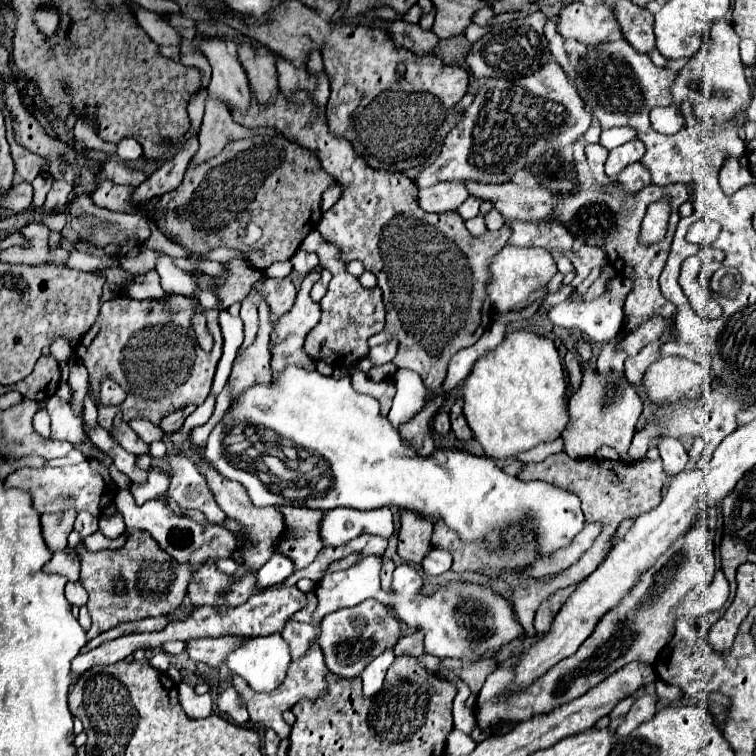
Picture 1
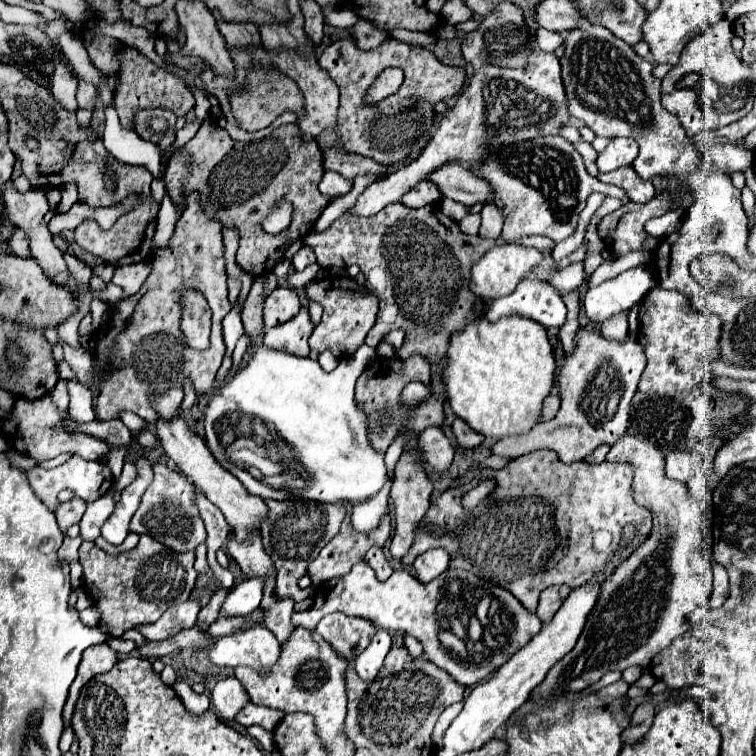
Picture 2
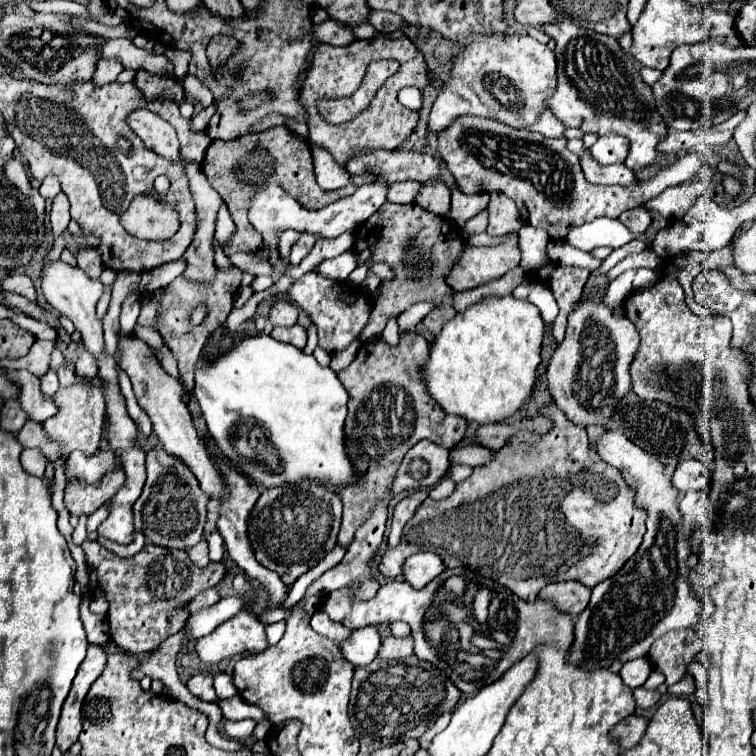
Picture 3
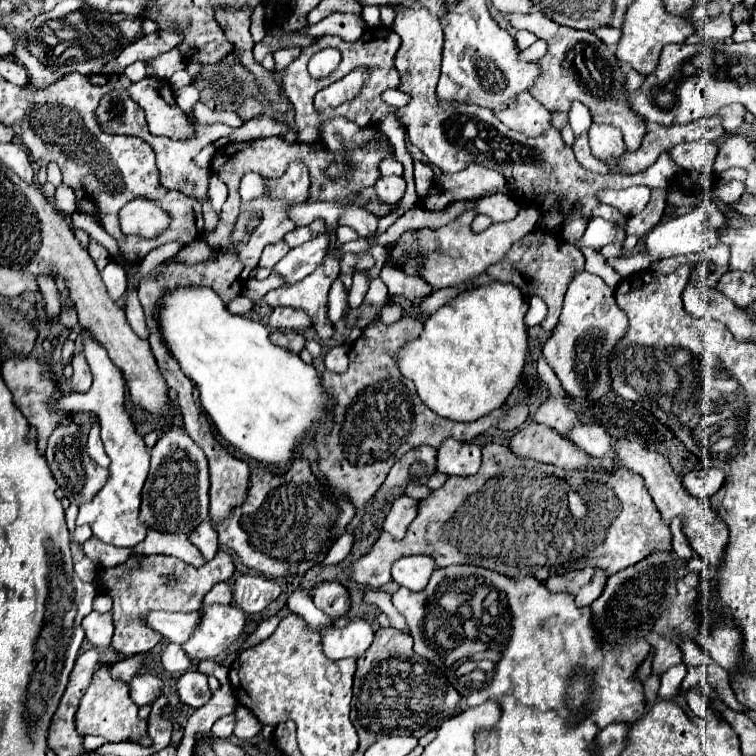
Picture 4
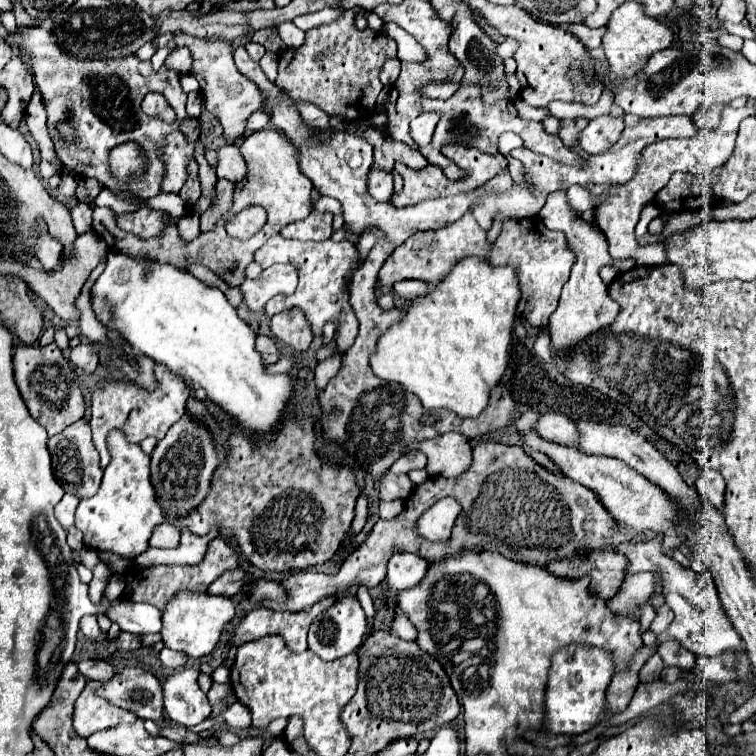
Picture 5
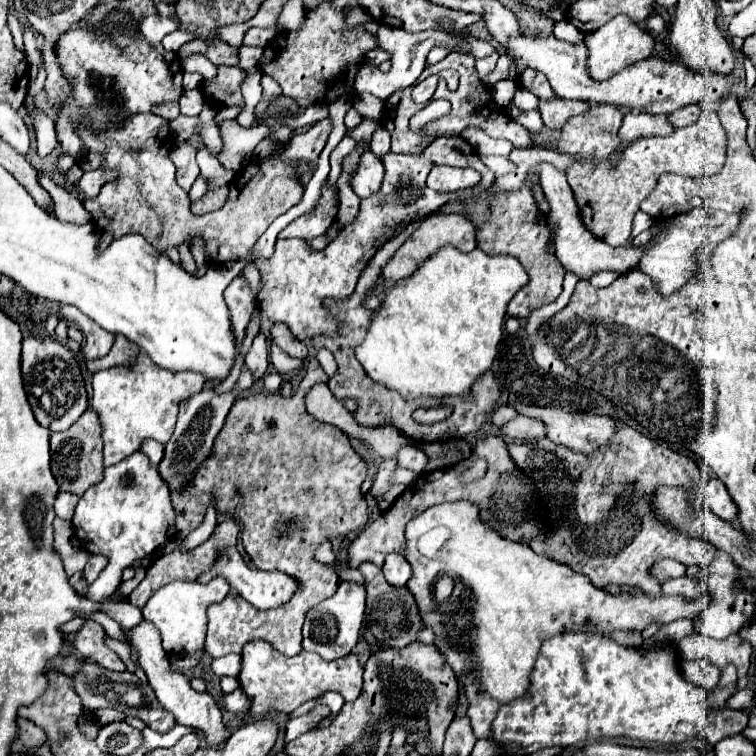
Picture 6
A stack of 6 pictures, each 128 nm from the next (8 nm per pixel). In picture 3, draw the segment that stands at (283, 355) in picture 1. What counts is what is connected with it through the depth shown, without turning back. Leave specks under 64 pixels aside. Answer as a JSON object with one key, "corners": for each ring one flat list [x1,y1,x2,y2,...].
{"corners":[[294,324,294,326,288,326,288,328,282,328,282,326,276,326,272,328,270,336,278,342,286,342,286,344,292,344,300,350,304,350,306,346,306,328,302,328,300,324]]}

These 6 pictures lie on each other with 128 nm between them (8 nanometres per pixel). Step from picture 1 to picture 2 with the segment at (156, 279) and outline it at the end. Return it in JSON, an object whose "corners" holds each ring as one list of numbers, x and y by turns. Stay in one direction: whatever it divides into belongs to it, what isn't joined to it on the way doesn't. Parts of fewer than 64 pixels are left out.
{"corners":[[108,284,108,288,103,290,102,292,93,292,95,297,101,297,102,299,111,299,111,305,114,305,122,296,123,290,120,286,116,286,115,284]]}

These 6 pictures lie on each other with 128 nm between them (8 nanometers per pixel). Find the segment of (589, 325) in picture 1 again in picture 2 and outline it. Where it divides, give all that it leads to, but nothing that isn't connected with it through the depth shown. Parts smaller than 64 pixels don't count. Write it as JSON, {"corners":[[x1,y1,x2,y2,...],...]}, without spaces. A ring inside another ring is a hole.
{"corners":[[636,266,612,280,602,282,596,288,590,288,582,306,588,320,596,330,610,320,614,314,628,310,632,304,644,298,656,286,656,272,650,266],[526,278,516,286,512,296,496,298,486,312,490,322,500,320,502,316,522,316,536,320,546,328,560,328,566,322,566,306,560,298,554,298,556,290,550,284,544,284,536,278]]}

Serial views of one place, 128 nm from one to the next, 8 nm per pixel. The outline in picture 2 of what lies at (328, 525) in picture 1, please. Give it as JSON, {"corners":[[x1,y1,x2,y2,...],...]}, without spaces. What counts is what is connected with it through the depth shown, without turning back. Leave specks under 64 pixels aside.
{"corners":[[380,492,380,496,374,496,372,500,352,504,350,506,350,526,354,532,370,532,380,526,384,514,388,510,388,492]]}

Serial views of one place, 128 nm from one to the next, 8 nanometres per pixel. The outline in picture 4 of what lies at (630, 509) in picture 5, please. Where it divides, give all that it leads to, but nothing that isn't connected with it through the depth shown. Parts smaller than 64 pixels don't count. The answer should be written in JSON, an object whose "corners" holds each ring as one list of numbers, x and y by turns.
{"corners":[[530,422,510,436,510,450,518,458,532,458,538,462,554,464,564,470,578,470,584,466,612,468,612,460,596,460,582,452,568,438,562,438,554,428,546,424]]}

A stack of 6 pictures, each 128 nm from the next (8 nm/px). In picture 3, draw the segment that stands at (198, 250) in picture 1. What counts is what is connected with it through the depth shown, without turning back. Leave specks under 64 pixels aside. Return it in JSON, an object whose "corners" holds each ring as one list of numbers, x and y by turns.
{"corners":[[274,126,260,134,246,134,234,142,212,140,206,150,204,162,202,162,202,172,208,178,208,182,214,186,214,190,224,198,224,202,232,214,232,220,236,222,236,236,232,238,230,246,226,248,228,256,232,256,236,252,256,254,260,250,262,236,248,222,248,210,250,210,254,194,258,190,262,190,264,186,278,184,308,210,320,210,340,198,350,196,356,190,356,186,346,186,346,188,332,190,332,192,320,190,320,186,316,184,310,142,300,138,298,134,290,132,284,126]]}

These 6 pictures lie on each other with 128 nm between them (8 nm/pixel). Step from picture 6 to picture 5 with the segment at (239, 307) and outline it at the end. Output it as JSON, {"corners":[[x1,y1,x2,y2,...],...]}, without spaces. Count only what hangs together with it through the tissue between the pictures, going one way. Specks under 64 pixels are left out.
{"corners":[[274,264,256,280,244,280,240,290,244,294,244,304,250,310,262,310,266,302,276,294,292,294,298,284,298,270,294,264]]}

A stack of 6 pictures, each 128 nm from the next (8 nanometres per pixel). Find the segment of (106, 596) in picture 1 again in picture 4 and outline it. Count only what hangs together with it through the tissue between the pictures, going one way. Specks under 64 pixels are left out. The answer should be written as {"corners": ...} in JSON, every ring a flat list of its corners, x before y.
{"corners":[[218,552,214,560,206,562,202,568,194,568,174,556,130,556,124,564,112,568,100,568,98,580,104,594,114,600,114,650,124,656,134,656,152,650,160,640,160,632,148,628,144,624,144,614,150,610,166,610,166,612,192,612,202,608,202,598,206,592,218,584,232,578,234,564,230,554]]}

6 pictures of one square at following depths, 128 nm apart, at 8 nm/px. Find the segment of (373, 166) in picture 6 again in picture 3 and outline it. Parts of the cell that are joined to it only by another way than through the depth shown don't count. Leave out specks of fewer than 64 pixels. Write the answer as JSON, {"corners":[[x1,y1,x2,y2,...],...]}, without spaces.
{"corners":[[394,182,394,184,390,184,388,202,414,204,420,188,422,188,422,184,416,184,416,182]]}

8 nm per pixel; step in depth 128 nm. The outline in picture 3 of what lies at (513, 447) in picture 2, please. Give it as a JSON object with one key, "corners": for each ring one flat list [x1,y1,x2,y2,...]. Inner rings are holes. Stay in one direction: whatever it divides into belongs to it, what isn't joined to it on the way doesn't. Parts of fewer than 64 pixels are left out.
{"corners":[[592,298,576,306,568,316,566,336,548,362,548,390,574,426,606,426,616,410,616,400,622,400,632,390,630,366,640,348,640,338,636,326,626,318,616,318,612,308],[472,444,472,446,466,446,466,448,454,448,450,452,450,462,454,464,468,464,468,466,484,466,488,462,492,462,496,450,492,448,486,448,486,446,478,446,478,444]]}

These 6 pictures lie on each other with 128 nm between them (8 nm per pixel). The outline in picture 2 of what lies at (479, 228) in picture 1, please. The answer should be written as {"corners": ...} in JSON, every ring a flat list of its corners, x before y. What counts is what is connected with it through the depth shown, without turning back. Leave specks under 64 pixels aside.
{"corners":[[468,213,468,216,466,216,464,220,460,220,458,224,460,224,460,230,464,230,466,234,478,234,478,228,480,228,481,224,481,216,479,213]]}

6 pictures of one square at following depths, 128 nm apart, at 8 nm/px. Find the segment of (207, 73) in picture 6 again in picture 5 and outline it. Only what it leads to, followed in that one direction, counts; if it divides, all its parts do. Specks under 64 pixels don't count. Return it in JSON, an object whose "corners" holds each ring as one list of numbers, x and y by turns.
{"corners":[[174,48,168,58,166,58,166,68,172,68,180,74,186,74,190,72,192,66,192,60,190,60,190,52,186,48]]}

